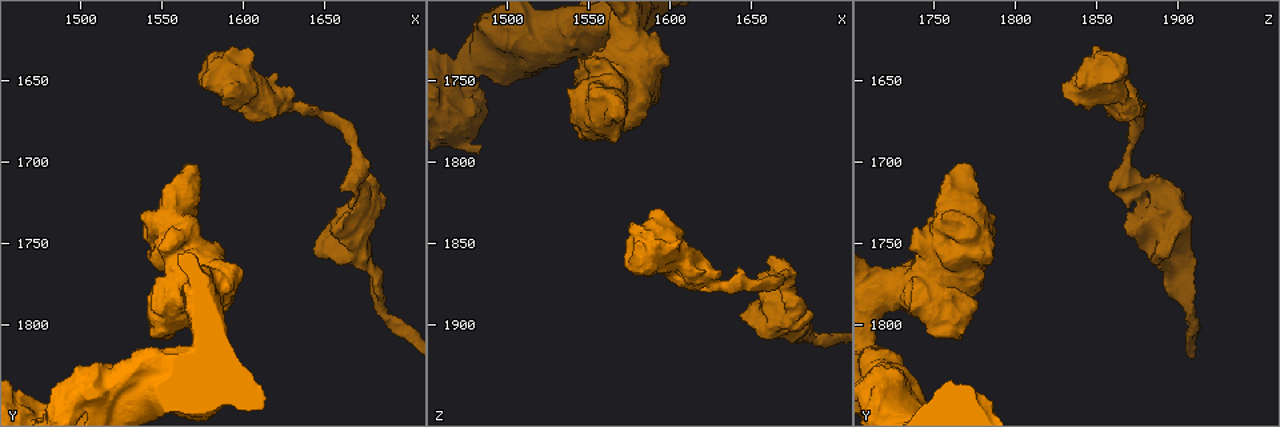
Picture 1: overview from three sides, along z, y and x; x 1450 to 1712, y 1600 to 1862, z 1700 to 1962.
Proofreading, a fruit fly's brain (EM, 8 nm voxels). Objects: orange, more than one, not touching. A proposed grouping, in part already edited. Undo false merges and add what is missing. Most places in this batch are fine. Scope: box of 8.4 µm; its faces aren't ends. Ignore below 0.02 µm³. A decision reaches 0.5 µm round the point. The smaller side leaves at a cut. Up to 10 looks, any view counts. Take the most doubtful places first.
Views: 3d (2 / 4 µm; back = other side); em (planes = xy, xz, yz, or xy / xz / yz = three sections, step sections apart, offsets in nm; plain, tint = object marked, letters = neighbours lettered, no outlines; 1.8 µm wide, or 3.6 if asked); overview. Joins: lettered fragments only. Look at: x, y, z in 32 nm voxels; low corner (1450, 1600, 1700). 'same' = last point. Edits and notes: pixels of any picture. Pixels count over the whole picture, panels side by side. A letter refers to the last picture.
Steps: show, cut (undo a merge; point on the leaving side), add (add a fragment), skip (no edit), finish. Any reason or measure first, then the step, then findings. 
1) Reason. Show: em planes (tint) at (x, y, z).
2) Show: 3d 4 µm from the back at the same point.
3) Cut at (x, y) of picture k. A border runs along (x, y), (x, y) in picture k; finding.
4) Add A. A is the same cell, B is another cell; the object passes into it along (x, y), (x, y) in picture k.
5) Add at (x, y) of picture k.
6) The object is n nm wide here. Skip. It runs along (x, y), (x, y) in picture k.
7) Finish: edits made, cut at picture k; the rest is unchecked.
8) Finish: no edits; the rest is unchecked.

Free end. Show: em xy step 8 (letters) at (1594, 1654, 1830).

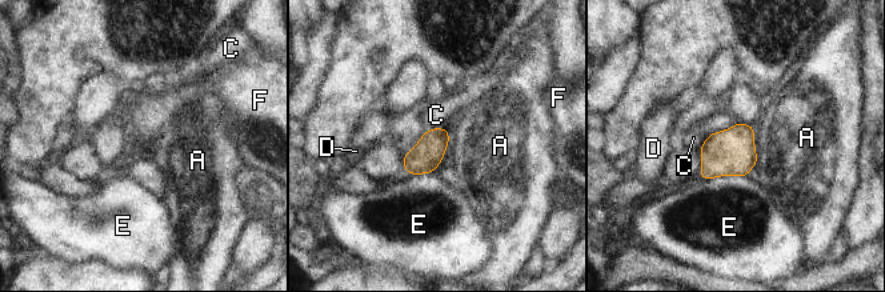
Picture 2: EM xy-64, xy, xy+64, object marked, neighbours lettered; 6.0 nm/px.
Another direction. Show: em planes (letters) at the same point.

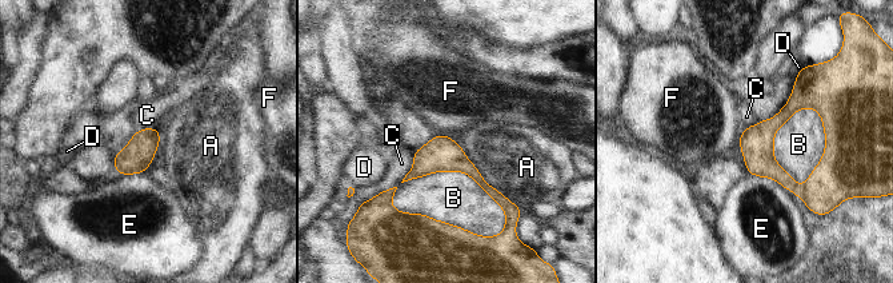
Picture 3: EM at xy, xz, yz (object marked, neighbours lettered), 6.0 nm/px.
The longest contact is with B, 700 nm. Skip. A, B, C, D, E and F are other cells; a border runs along (745, 128), (736, 142) in picture 3; no lettered fragment goes on from it.

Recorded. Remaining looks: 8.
Branch stops here. Show: 3d 2 µm at (1662, 1714, 1858).

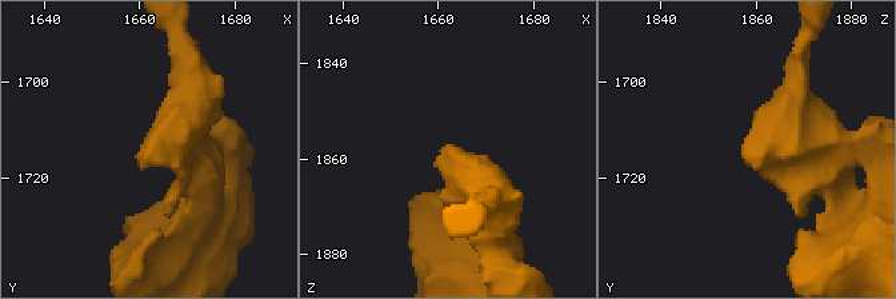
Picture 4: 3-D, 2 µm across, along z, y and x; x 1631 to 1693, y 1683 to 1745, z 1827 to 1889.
Show: em xz step 16 (tint) at (1663, 1713, 1857).

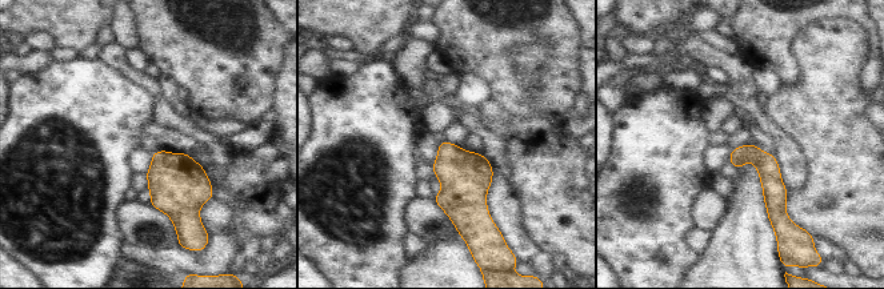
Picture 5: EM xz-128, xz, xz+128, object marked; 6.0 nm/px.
Show: em xz step 16 (letters) at the same point.

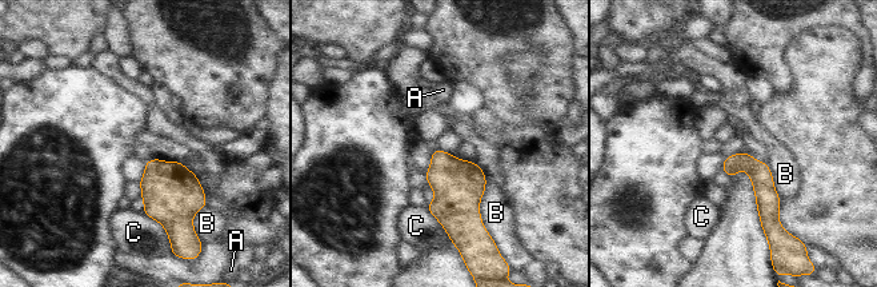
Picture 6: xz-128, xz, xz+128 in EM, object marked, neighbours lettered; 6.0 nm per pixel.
The longest contact is with B, 320 nm. Skip. A, B and C are other cells; it runs along (728, 160), (761, 178), (765, 220) in picture 6; no lettered fragment goes on from it.

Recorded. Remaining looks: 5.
Show: em 3.6 µm planes (plain) at (1642, 1754, 1894).

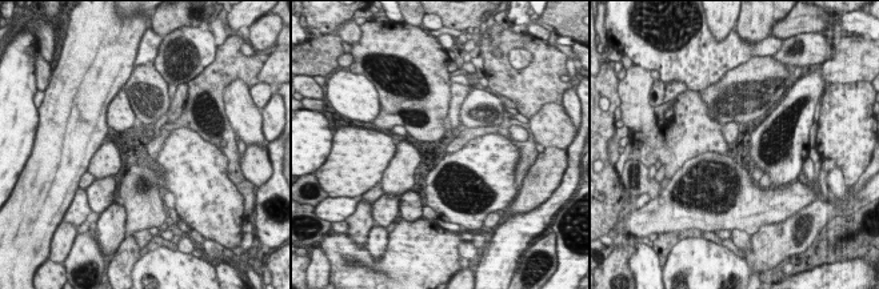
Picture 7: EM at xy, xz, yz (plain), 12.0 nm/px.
What lies round it. Show: em 3.6 µm planes (letters) at the same point.

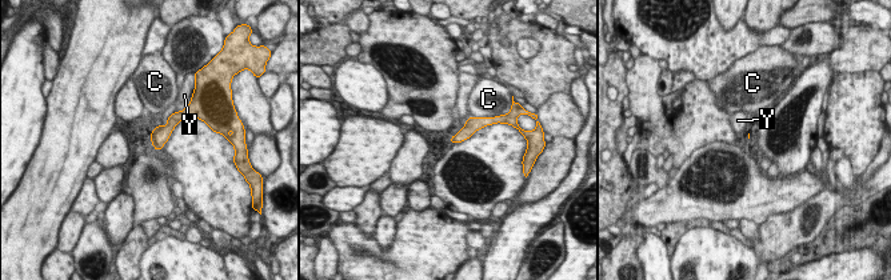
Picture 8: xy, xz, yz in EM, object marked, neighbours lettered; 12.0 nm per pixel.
The longest contact is with C, 220 nm. Skip. C and Y are other cells; no lettered fragment goes on from it.

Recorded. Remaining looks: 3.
Thick end. Show: em planes (letters) at (1572, 1704, 1774).

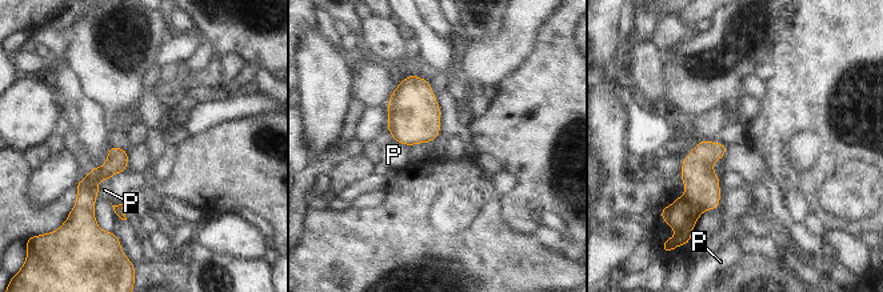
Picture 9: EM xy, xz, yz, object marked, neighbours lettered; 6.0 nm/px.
Skip. P is another cell; a border runs along (100, 171), (98, 191), (102, 196) in picture 9; none of them fits.

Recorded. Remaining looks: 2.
Finish: no edits; the rest is unchecked.

